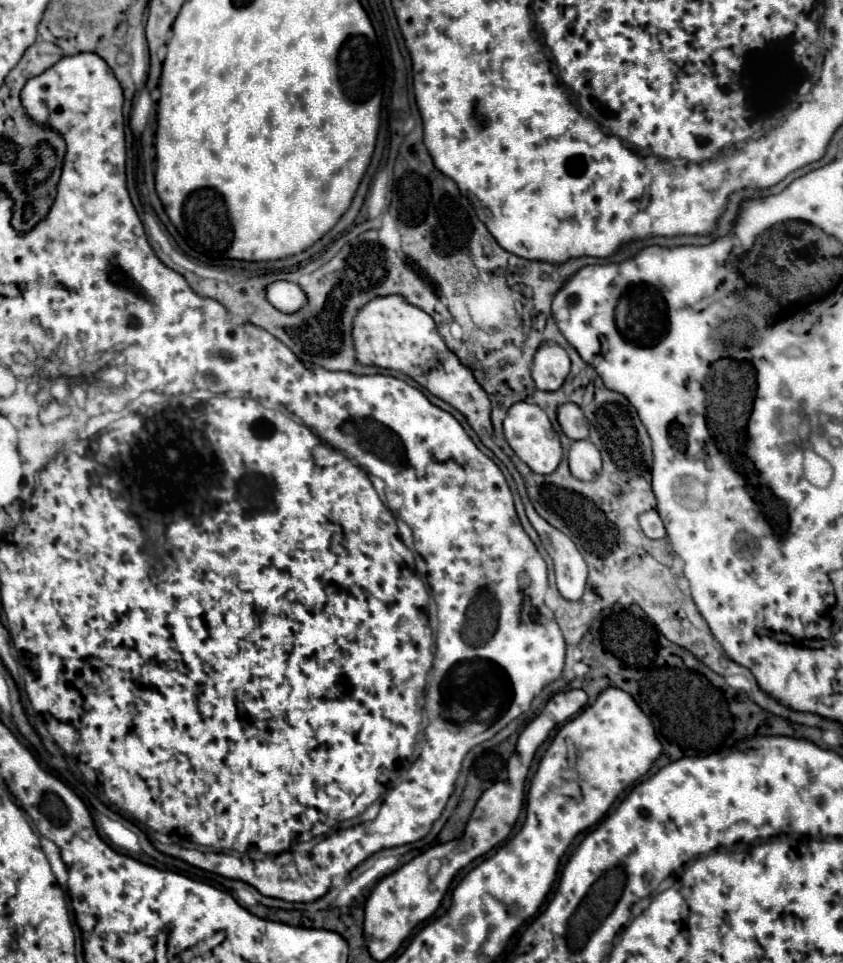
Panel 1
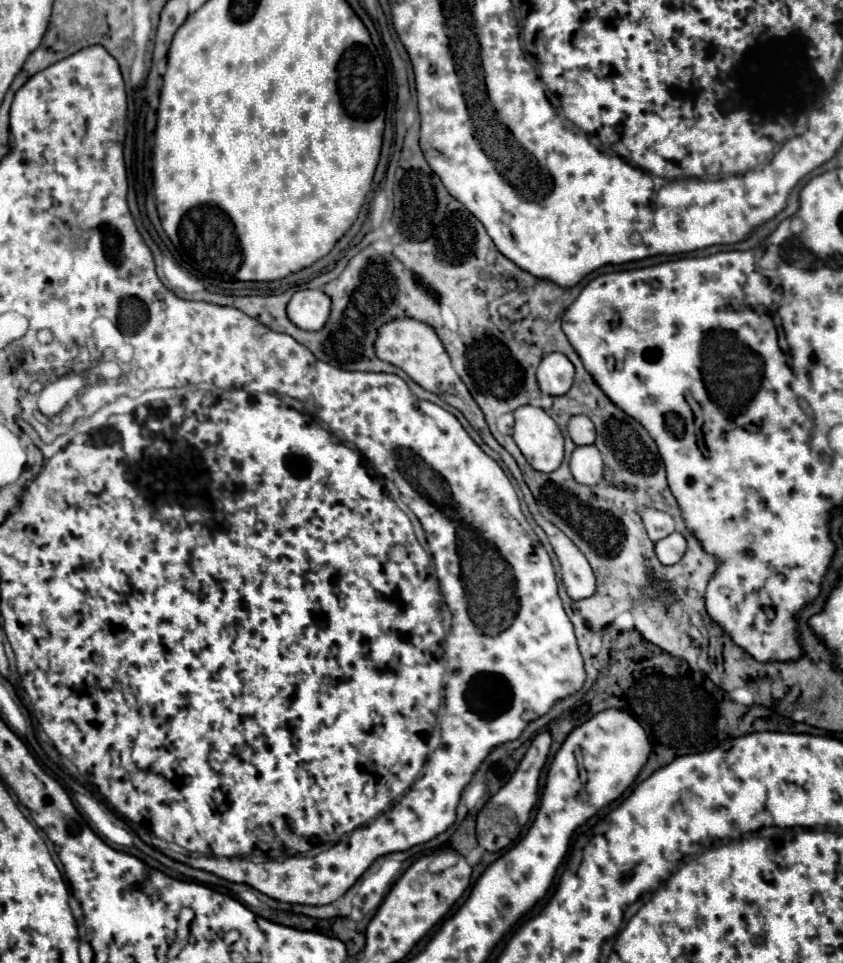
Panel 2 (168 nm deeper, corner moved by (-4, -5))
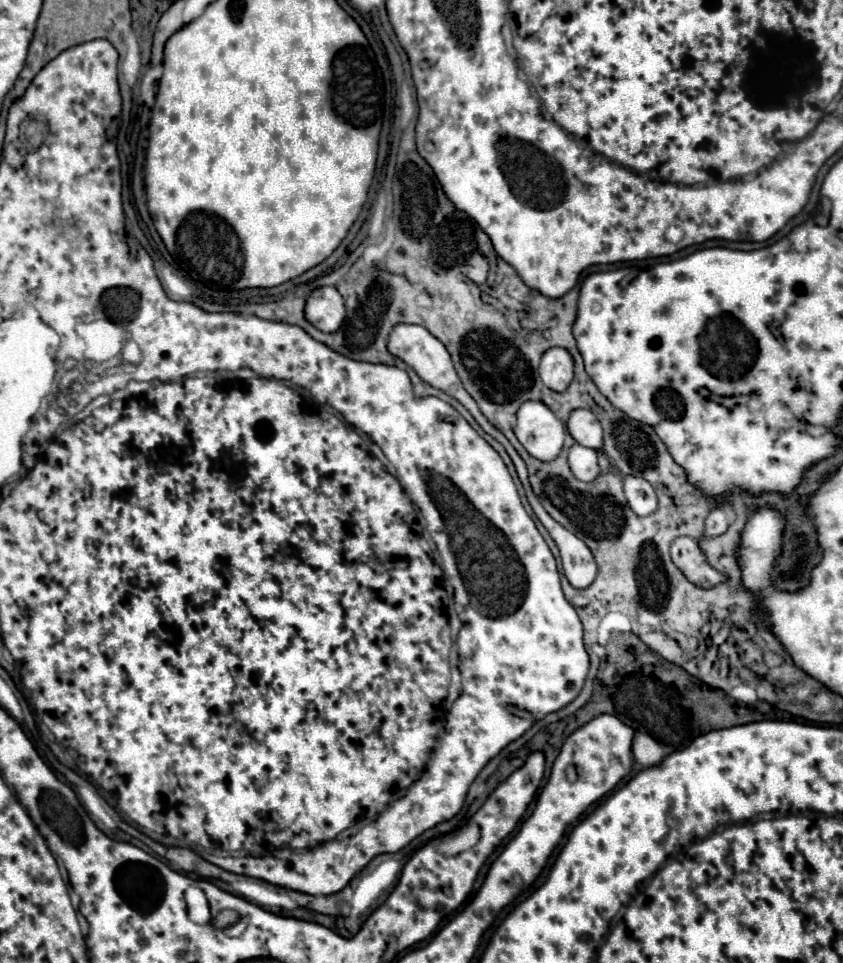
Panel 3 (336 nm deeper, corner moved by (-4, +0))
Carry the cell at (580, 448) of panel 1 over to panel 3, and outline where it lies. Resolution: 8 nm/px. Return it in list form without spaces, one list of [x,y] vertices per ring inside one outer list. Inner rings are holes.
[[[574,444],[570,448],[568,464],[570,464],[572,474],[582,482],[592,482],[600,474],[598,460],[596,460],[596,450],[580,446],[580,444]]]

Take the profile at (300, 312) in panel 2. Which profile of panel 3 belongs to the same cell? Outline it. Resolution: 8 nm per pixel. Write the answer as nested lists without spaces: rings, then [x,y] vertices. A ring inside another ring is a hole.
[[[334,286],[316,288],[304,306],[306,320],[322,332],[336,332],[346,316],[344,300]]]

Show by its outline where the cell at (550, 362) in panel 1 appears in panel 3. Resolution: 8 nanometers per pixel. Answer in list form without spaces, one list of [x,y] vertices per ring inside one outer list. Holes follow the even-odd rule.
[[[550,348],[544,352],[540,362],[540,378],[550,390],[564,392],[574,376],[572,368],[572,356],[564,348]]]

